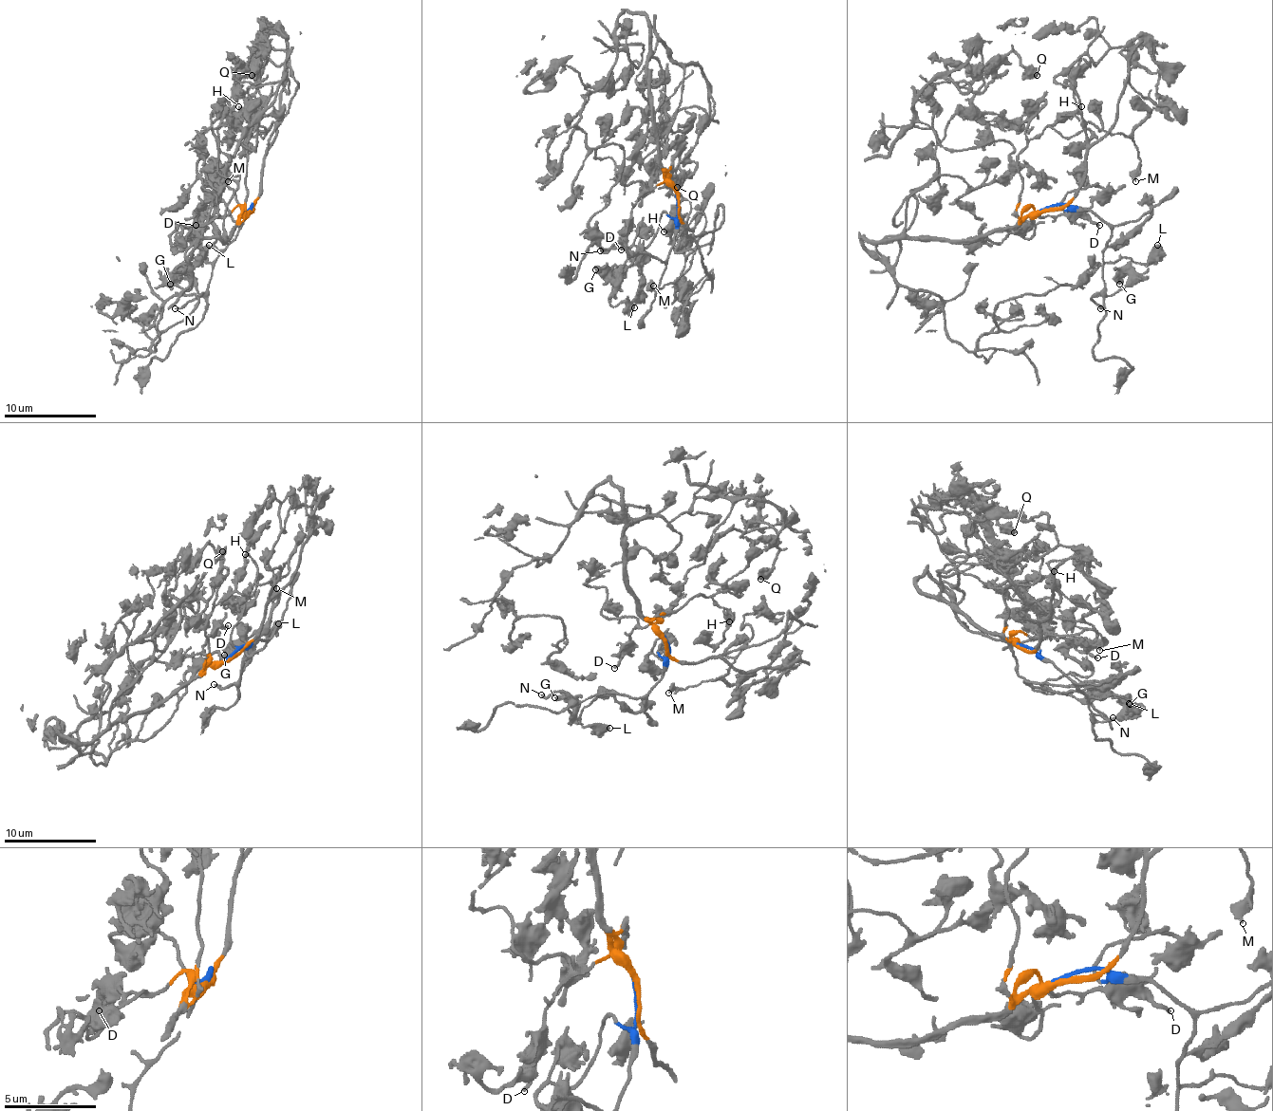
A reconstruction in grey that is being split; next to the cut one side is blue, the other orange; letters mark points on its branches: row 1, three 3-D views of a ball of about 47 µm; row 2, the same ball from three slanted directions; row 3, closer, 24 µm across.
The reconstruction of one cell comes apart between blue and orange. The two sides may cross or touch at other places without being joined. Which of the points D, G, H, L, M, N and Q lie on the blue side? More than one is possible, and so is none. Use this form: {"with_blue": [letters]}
{"with_blue": ["G", "L", "N"]}

